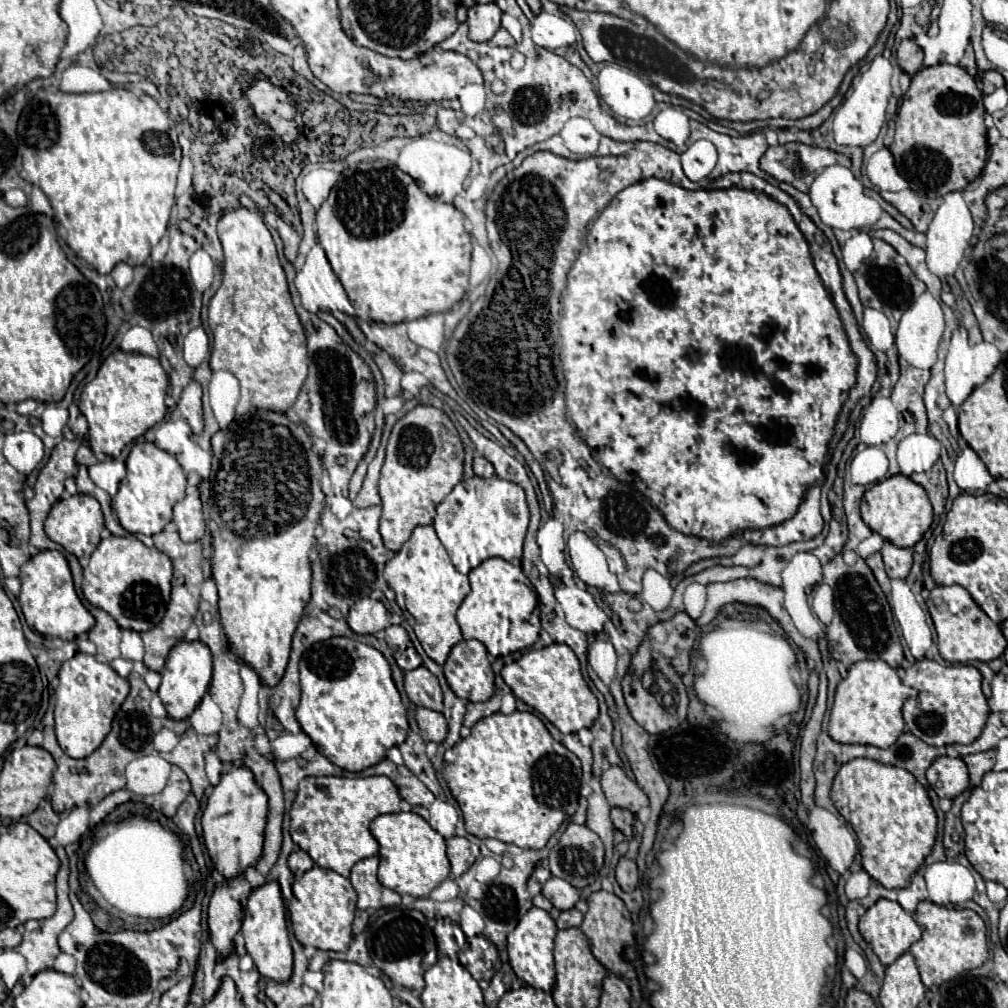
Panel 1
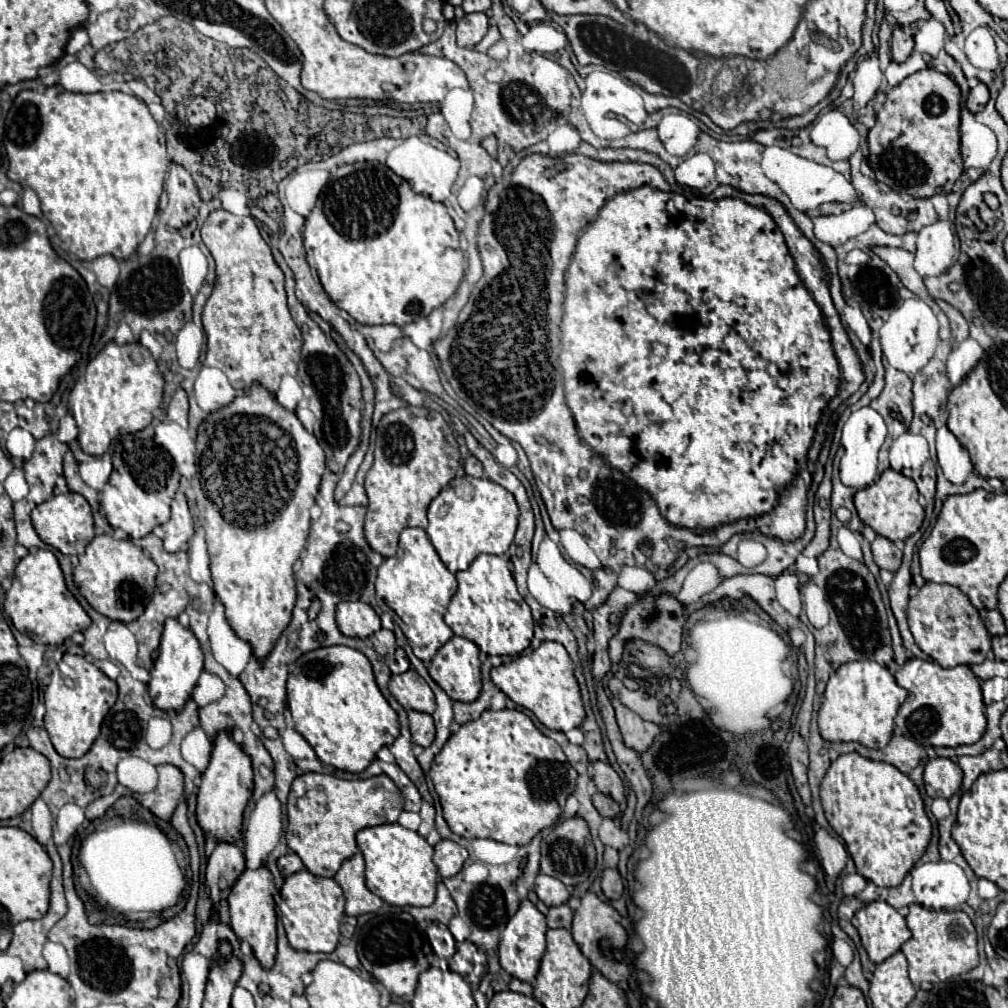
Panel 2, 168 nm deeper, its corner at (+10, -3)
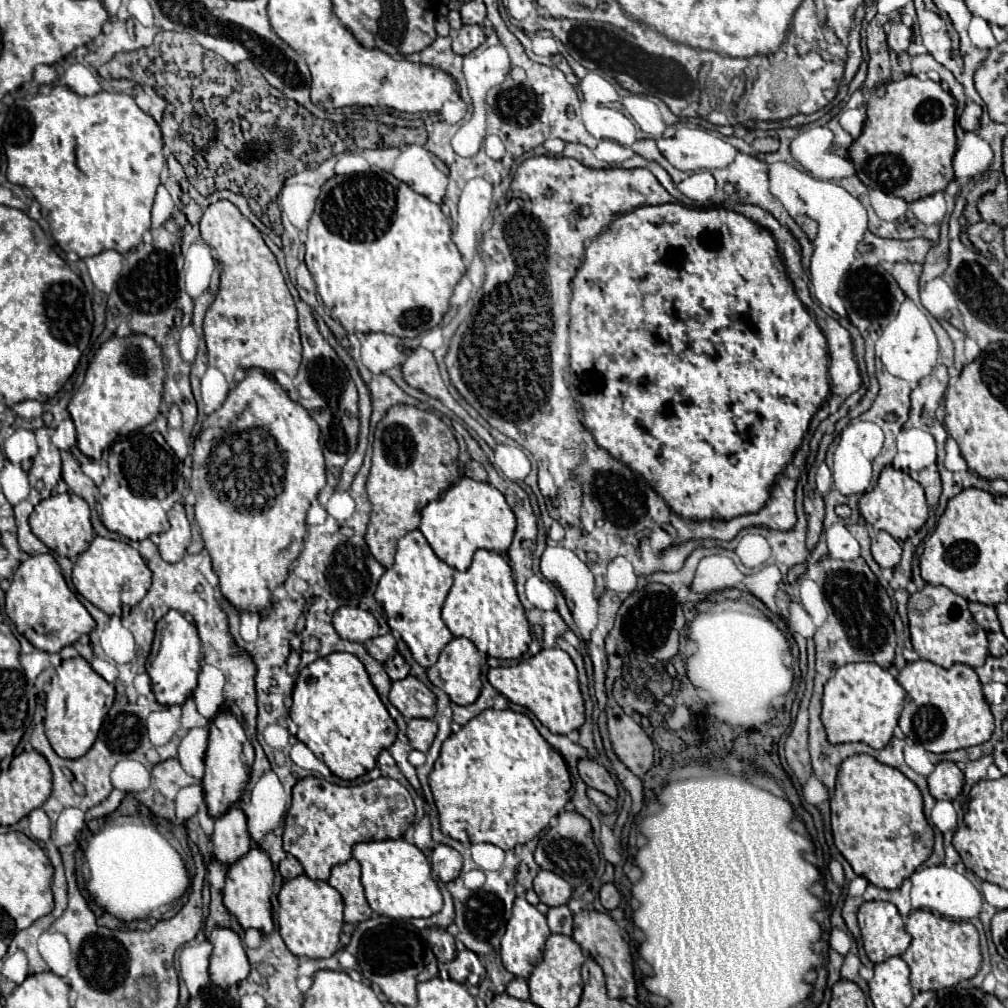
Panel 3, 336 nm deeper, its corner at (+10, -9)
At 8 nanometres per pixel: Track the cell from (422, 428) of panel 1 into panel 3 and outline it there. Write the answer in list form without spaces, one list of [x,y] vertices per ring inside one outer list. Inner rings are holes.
[[[394,405],[380,419],[372,443],[372,467],[366,481],[372,503],[366,543],[386,569],[394,563],[396,543],[408,531],[418,529],[420,511],[440,497],[458,475],[458,443],[450,427],[430,411],[412,405]]]

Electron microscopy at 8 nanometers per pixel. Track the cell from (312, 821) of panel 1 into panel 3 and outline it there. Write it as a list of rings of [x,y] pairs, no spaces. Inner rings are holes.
[[[304,777],[292,789],[292,805],[284,819],[284,851],[302,863],[310,879],[326,881],[334,865],[350,859],[356,843],[402,839],[414,821],[414,813],[410,793],[390,777],[348,787],[318,777]]]

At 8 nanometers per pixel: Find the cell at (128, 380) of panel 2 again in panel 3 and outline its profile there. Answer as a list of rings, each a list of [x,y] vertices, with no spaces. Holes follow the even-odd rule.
[[[132,333],[128,337],[110,337],[104,341],[88,365],[82,387],[68,403],[78,431],[78,449],[86,457],[98,461],[114,439],[150,425],[162,403],[164,375],[162,349],[152,337]]]

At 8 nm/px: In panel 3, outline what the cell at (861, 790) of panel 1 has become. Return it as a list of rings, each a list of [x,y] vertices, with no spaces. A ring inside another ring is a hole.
[[[860,753],[842,761],[842,767],[836,777],[834,795],[830,799],[830,810],[835,846],[852,865],[854,873],[866,877],[876,887],[900,889],[902,881],[908,879],[932,853],[934,831],[924,817],[922,795],[918,787],[904,773],[876,761],[872,755]]]

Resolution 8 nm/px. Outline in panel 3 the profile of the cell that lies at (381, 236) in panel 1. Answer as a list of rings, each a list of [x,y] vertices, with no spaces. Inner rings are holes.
[[[386,171],[332,177],[322,185],[310,219],[306,265],[332,319],[352,323],[356,333],[386,333],[398,339],[414,339],[442,323],[442,317],[450,309],[454,287],[466,273],[462,255],[450,235],[450,221],[440,205],[414,193],[406,183]]]

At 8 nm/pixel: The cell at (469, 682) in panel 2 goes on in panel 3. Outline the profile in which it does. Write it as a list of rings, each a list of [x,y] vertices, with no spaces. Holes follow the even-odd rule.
[[[454,637],[440,653],[436,665],[432,665],[428,669],[428,679],[438,689],[442,689],[452,699],[452,703],[456,703],[456,705],[474,703],[478,699],[478,693],[482,687],[480,685],[480,653],[478,653],[476,645],[466,637]]]

